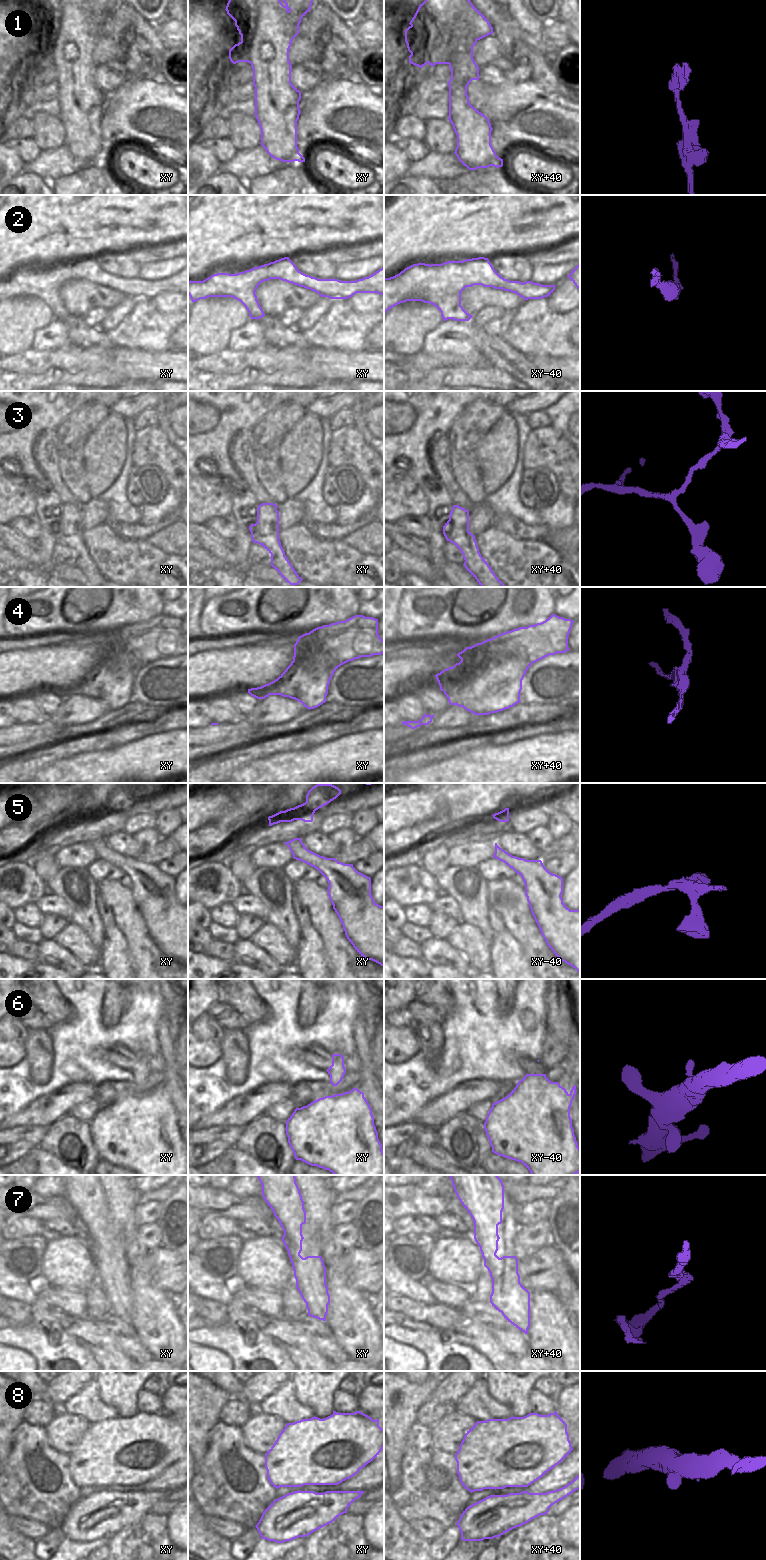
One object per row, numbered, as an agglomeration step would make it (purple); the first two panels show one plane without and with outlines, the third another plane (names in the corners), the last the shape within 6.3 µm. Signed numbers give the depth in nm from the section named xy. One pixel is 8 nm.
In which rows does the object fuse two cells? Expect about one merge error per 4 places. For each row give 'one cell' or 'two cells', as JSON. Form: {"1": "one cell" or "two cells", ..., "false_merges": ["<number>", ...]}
{"1": "two cells", "2": "one cell", "3": "one cell", "4": "two cells", "5": "one cell", "6": "one cell", "7": "one cell", "8": "one cell", "false_merges": ["1", "4"]}

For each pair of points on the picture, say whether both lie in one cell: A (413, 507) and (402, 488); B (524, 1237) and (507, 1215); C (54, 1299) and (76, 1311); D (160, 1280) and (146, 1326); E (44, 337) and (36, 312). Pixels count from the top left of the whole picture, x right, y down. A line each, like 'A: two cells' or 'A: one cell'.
A: one cell
B: two cells
C: one cell
D: two cells
E: two cells

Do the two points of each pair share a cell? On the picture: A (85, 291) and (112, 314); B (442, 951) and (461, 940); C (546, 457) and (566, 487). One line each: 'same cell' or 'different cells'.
A: different cells
B: different cells
C: same cell

